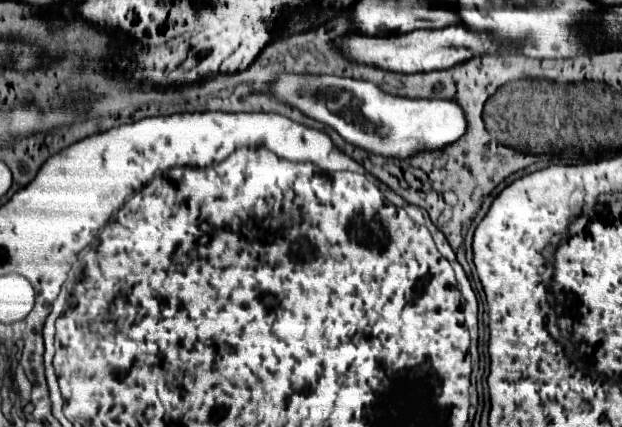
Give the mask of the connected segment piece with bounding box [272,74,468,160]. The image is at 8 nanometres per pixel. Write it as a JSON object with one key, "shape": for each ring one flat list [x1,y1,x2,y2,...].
{"shape":[[280,74,272,84,276,100,298,106,306,116,328,124,346,142,360,146,372,154,386,158,412,158,420,152,444,150,460,140,468,130,464,108,454,100,428,98,400,98,382,92,378,86,336,76,308,76,308,74]]}

